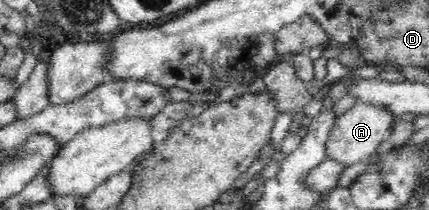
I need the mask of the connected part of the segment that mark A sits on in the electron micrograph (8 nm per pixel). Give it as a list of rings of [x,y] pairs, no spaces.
[[[356,102],[351,109],[337,117],[326,143],[328,158],[348,166],[354,163],[367,162],[367,159],[384,141],[386,135],[390,133],[390,129],[392,129],[392,125],[394,125],[396,119],[396,115],[384,106]]]

